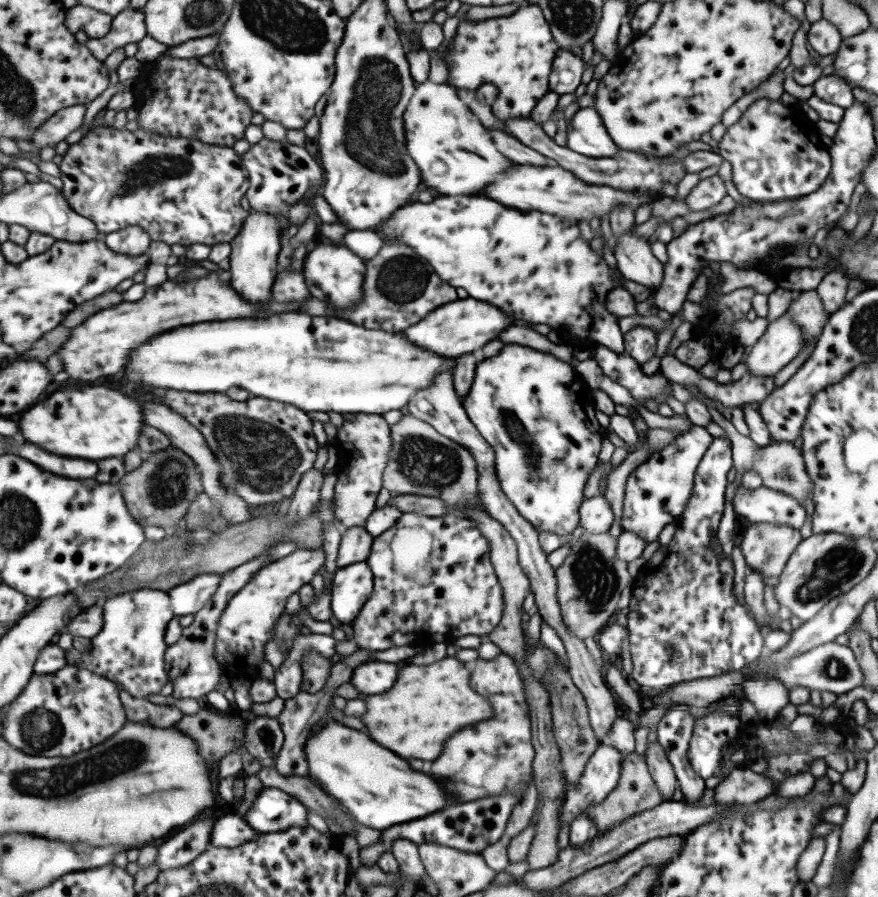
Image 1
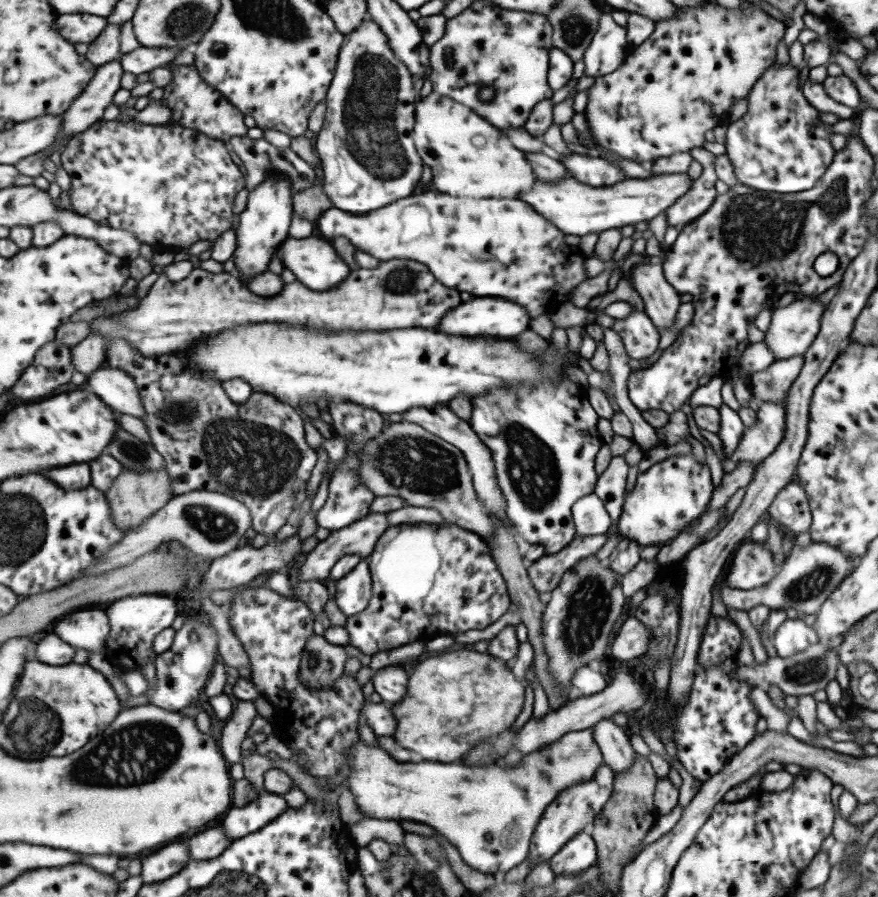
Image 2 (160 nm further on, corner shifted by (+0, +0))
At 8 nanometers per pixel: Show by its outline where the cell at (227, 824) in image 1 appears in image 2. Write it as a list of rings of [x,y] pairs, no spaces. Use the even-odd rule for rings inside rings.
[[[223,825],[205,829],[203,833],[193,837],[188,842],[190,858],[195,860],[211,860],[221,856],[234,840],[225,833]]]

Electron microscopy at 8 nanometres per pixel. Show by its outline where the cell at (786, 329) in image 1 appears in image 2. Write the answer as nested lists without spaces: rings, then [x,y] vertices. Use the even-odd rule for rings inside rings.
[[[814,296],[804,299],[794,299],[789,305],[778,307],[774,305],[771,311],[770,325],[765,330],[763,344],[773,354],[773,360],[785,360],[789,357],[803,355],[817,336],[820,318],[826,306],[817,302]]]

